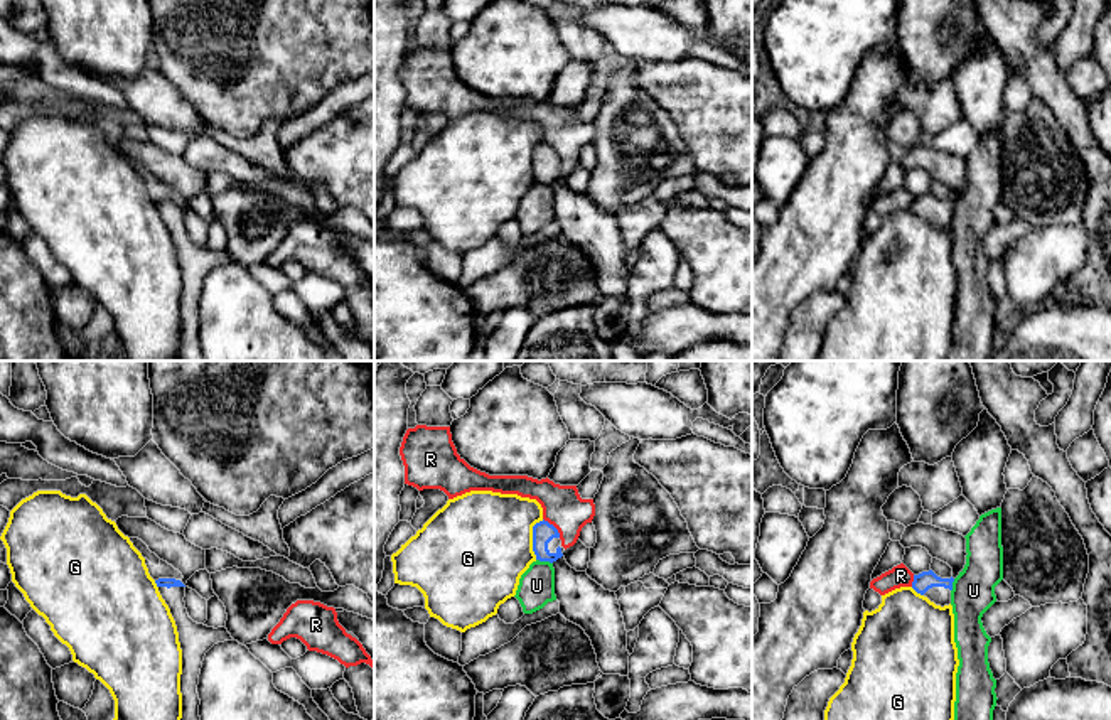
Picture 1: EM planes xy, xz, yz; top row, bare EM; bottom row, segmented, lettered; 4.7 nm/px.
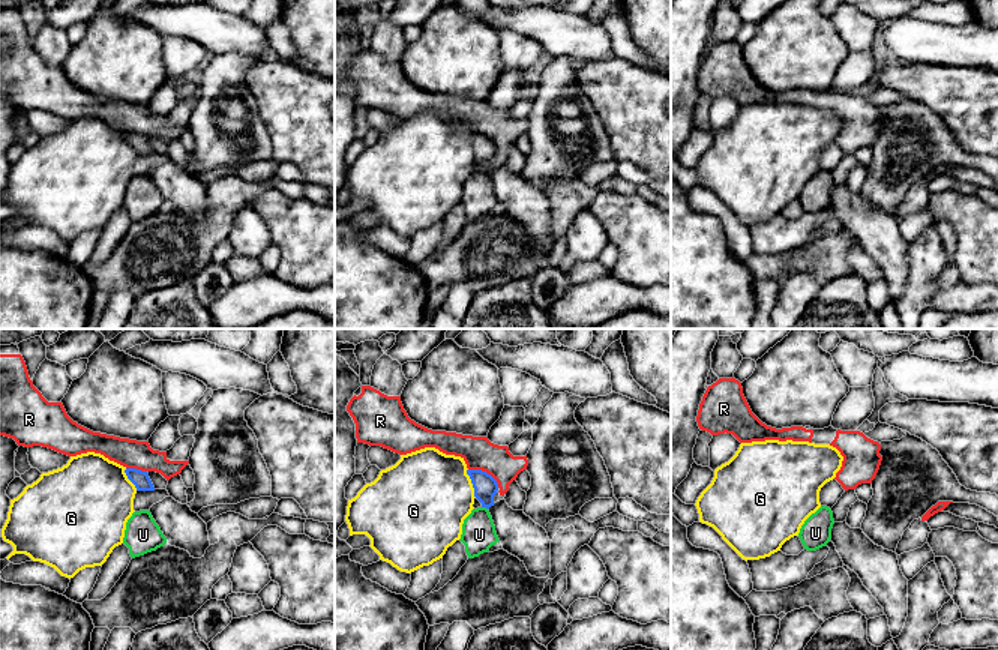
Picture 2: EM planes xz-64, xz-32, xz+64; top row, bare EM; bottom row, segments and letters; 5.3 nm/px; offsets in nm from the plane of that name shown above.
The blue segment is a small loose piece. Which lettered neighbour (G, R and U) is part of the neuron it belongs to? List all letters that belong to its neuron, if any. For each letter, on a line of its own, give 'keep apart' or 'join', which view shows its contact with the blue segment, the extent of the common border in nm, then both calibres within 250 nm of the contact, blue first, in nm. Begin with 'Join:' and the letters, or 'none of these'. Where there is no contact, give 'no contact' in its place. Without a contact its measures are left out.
Join: none of these
G: keep apart; contact in xz; length 200 nm; calibres 100 and 480 nm
R: keep apart; contact in xz; length 130 nm; calibres 100 and 200 nm
U: keep apart; contact in xz; length 80 nm; calibres 100 and 180 nm

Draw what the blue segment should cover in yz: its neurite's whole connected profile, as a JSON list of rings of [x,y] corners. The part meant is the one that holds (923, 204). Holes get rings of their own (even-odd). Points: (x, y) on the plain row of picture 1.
[[[932,192],[914,197],[912,211],[927,219],[936,228],[951,226],[951,212],[954,201],[941,201]]]

